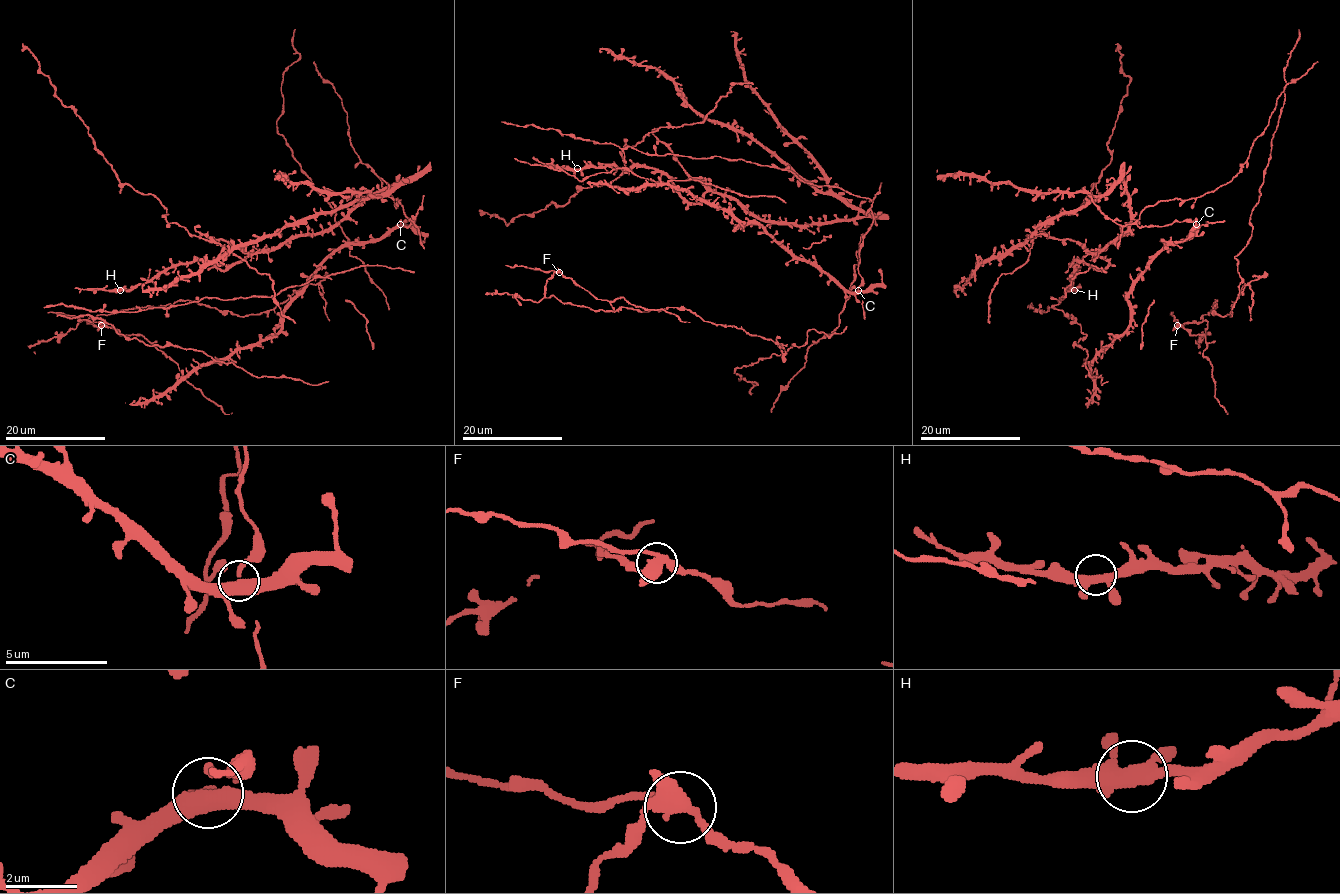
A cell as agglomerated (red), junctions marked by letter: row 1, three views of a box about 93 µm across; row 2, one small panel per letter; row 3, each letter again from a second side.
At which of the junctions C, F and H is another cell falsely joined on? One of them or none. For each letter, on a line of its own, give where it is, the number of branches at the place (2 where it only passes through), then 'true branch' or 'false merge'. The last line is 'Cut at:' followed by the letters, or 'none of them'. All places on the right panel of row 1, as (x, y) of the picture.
C: at (1196, 224); 4 branches meet; true branch
F: at (1177, 325); 4 branches meet; false merge
H: at (1074, 290); 4 branches meet; true branch
Cut at: F

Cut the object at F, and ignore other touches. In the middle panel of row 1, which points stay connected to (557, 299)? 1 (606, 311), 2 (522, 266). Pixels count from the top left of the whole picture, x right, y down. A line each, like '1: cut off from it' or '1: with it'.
1: with it
2: cut off from it

